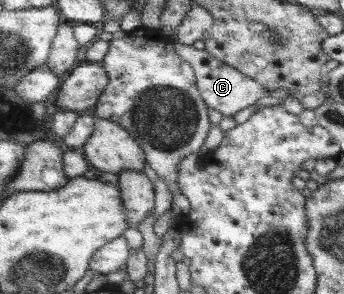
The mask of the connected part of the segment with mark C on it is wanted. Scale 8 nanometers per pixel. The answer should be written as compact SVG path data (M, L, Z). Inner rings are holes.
M179 41L174 42L177 55L184 61L187 61L194 70L196 86L199 94L202 95L203 102L206 105L221 113L222 116L234 116L246 107L255 105L257 101L269 95L267 87L255 82L253 78L239 73L239 70L233 66L226 65L225 62L219 61L214 55L207 53L205 50L194 49L193 46L183 44Z

